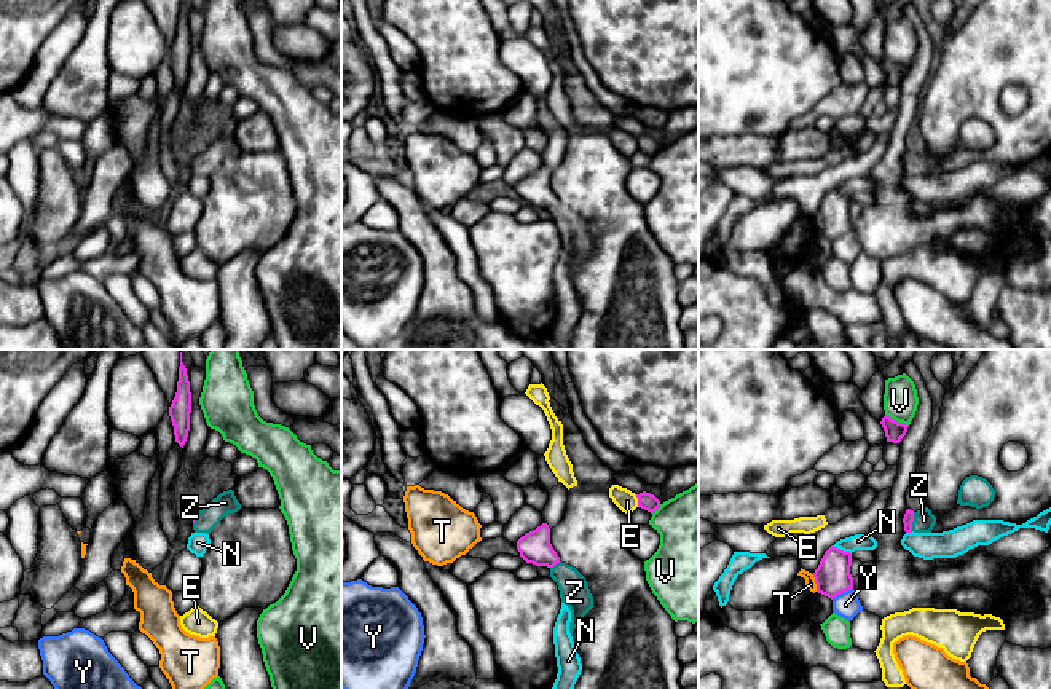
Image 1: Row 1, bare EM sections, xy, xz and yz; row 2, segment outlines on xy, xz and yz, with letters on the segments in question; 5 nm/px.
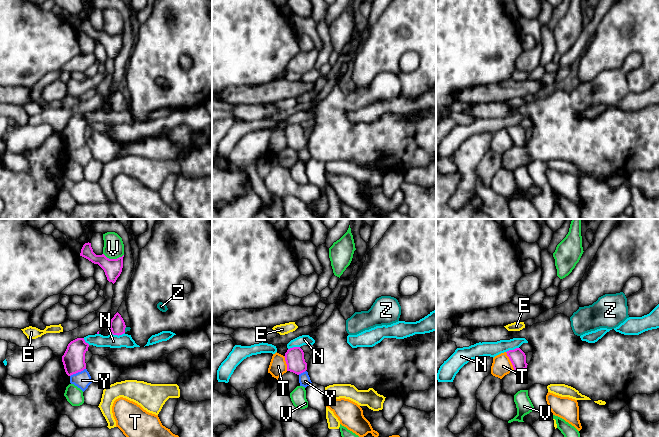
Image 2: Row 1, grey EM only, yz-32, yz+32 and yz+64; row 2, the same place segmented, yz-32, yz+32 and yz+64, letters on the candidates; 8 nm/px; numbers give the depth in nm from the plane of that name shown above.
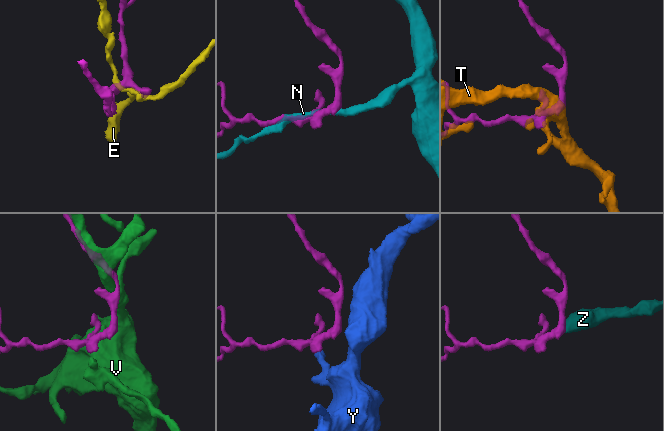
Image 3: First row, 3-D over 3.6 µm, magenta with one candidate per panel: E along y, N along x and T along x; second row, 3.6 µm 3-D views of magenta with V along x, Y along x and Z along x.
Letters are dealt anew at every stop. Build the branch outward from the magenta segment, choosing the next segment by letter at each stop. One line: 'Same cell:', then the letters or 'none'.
Same cell: Z

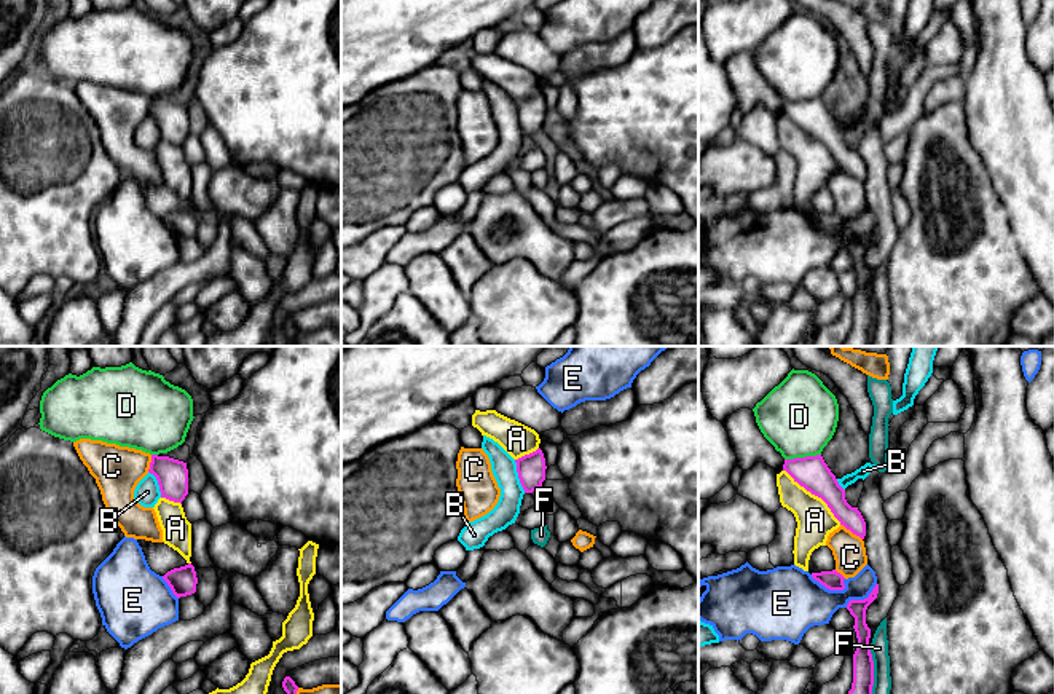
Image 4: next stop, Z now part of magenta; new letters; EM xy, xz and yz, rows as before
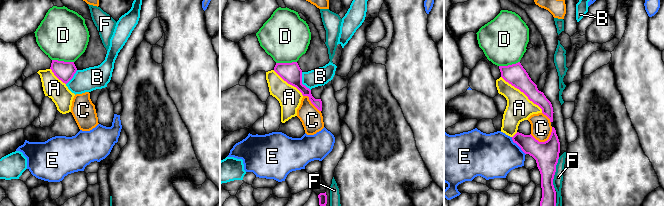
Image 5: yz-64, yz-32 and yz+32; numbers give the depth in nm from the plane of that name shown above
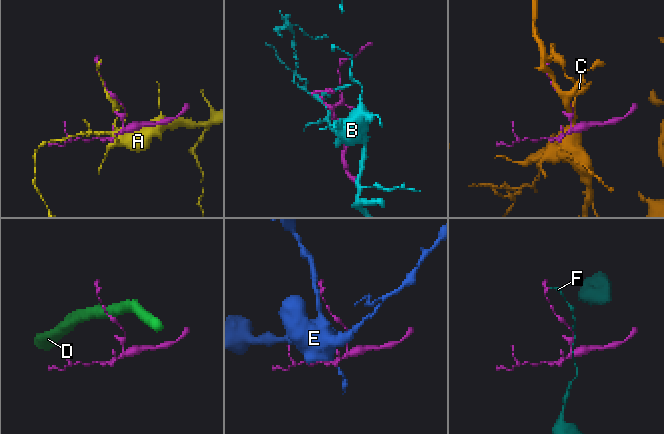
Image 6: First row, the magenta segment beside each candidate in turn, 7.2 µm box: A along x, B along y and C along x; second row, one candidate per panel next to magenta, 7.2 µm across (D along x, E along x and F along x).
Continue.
Same cell: none

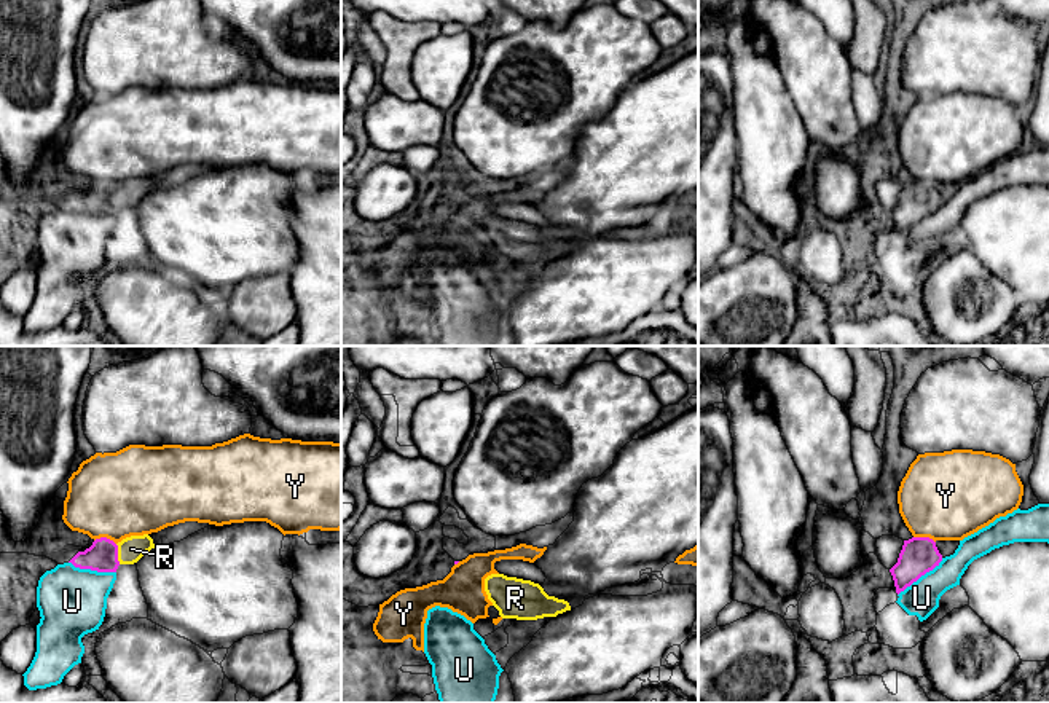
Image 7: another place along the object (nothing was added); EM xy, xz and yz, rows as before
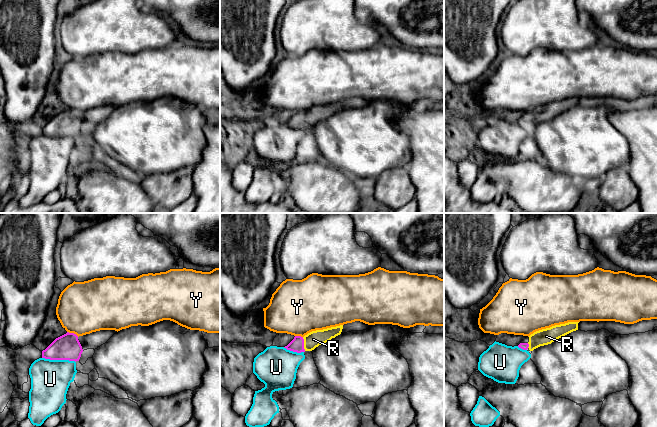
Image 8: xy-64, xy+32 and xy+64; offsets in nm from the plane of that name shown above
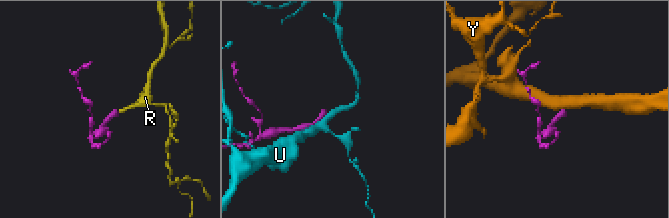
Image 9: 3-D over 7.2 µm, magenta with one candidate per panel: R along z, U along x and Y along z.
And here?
Same cell: R

